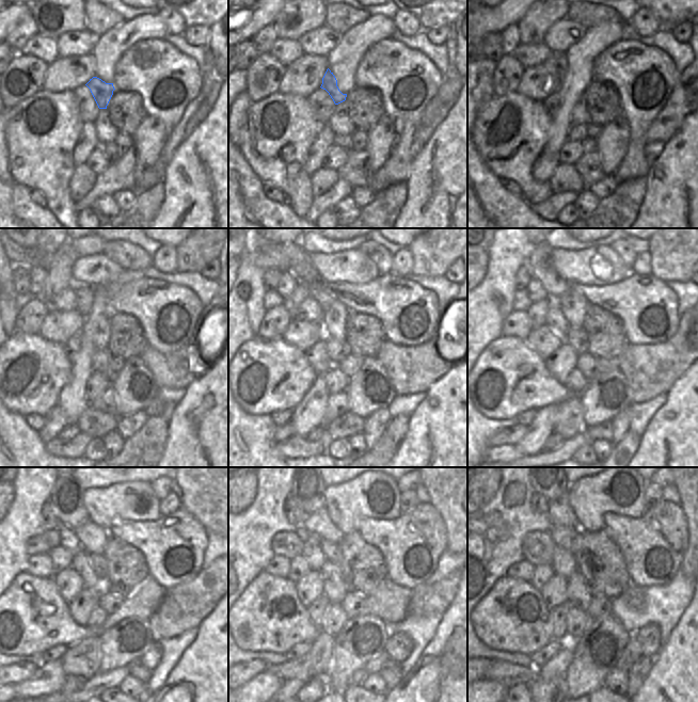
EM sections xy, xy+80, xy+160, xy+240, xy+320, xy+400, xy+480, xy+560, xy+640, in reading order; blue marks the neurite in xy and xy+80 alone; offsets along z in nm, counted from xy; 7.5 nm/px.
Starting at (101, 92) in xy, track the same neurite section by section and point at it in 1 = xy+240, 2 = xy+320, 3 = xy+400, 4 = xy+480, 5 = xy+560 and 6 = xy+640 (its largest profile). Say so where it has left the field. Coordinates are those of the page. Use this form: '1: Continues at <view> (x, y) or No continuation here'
1: Continues at xy+240 (84, 293)
2: Continues at xy+320 (324, 300)
3: Continues at xy+400 (539, 261)
4: Continues at xy+480 (66, 497)
5: Continues at xy+560 (307, 490)
6: Continues at xy+640 (552, 489).

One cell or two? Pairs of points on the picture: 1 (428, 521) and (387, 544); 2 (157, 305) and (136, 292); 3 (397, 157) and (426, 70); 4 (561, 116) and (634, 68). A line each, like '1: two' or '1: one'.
1: one
2: one
3: one
4: two

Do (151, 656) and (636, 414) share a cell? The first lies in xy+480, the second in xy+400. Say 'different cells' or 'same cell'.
different cells

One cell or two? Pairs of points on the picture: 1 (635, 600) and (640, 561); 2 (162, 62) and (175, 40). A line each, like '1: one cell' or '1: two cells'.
1: two cells
2: two cells

